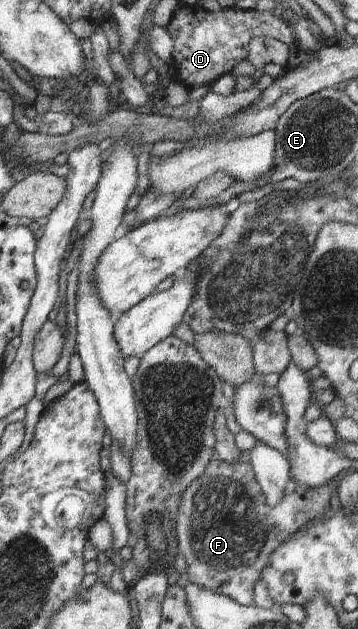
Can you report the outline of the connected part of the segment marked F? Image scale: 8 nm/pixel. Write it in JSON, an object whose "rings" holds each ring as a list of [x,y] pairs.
{"rings":[[[218,458],[210,460],[204,473],[181,493],[174,511],[179,553],[186,559],[189,581],[215,594],[228,596],[240,605],[256,605],[253,598],[254,585],[261,579],[268,558],[280,544],[287,542],[310,520],[322,516],[331,509],[330,501],[332,495],[338,492],[340,479],[338,476],[331,483],[319,488],[306,488],[290,480],[285,487],[281,502],[276,507],[270,507],[248,462],[225,462]]]}

